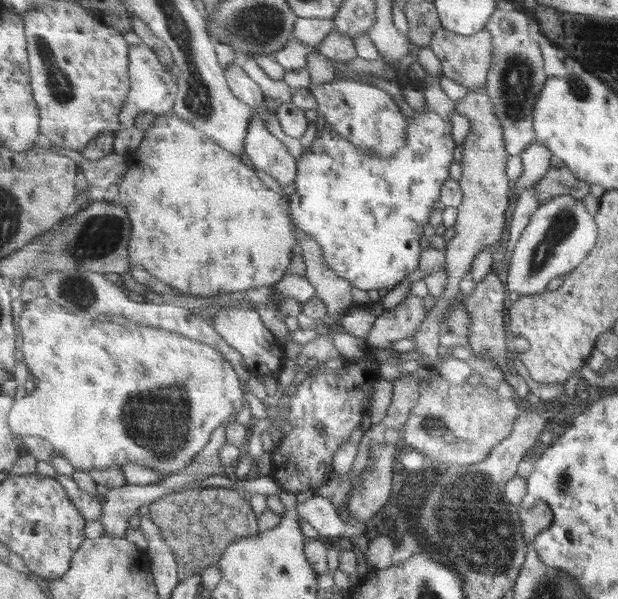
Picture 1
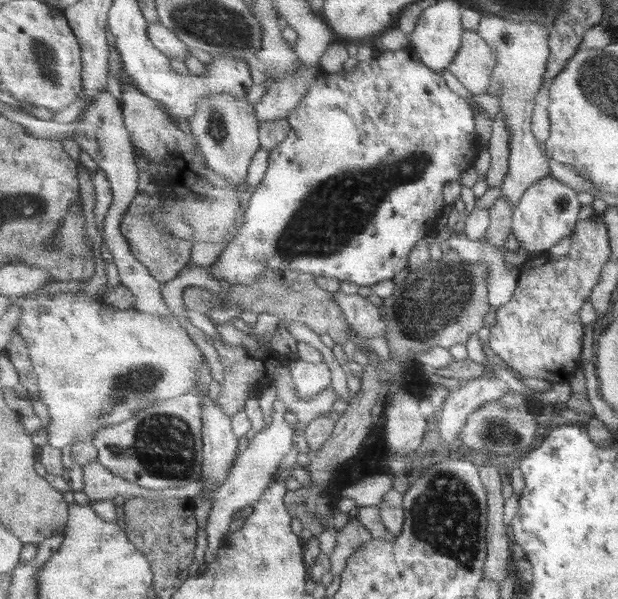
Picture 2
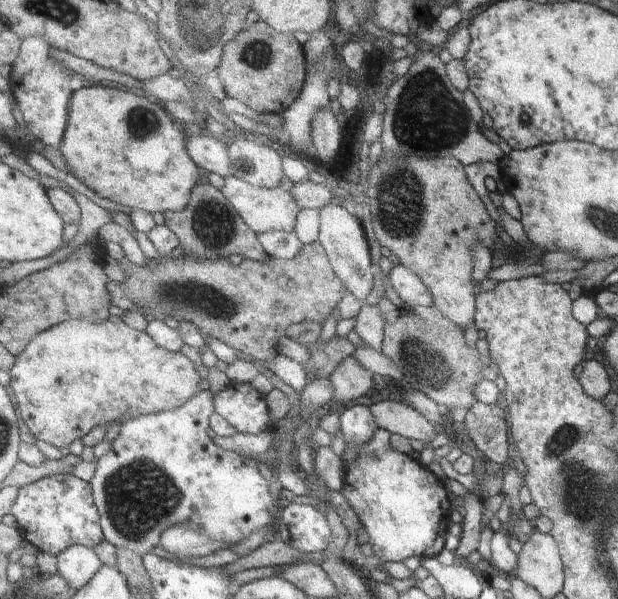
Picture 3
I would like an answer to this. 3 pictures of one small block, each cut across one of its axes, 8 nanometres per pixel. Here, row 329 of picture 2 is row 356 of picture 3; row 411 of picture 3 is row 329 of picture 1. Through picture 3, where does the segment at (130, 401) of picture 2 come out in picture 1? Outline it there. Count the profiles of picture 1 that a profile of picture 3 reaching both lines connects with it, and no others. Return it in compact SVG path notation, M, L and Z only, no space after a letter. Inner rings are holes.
M47 295L37 297L29 303L24 303L18 324L21 325L22 334L22 342L19 347L20 355L22 355L30 368L30 372L34 375L36 386L26 399L15 402L8 416L9 426L16 435L36 436L48 441L53 447L53 451L69 460L76 471L89 472L93 468L107 470L111 466L123 467L129 464L137 464L159 470L166 475L177 475L189 467L195 461L195 457L208 446L213 431L219 428L223 422L229 421L229 418L235 416L235 414L239 414L247 404L245 391L241 388L240 375L237 374L232 362L229 362L229 359L214 346L195 341L183 335L183 333L161 329L161 327L141 326L141 323L124 322L115 318L107 321L83 317L68 311ZM149 400L157 402L157 404L161 402L161 404L167 404L167 406L149 404ZM137 404L149 404L149 406L137 406Z

